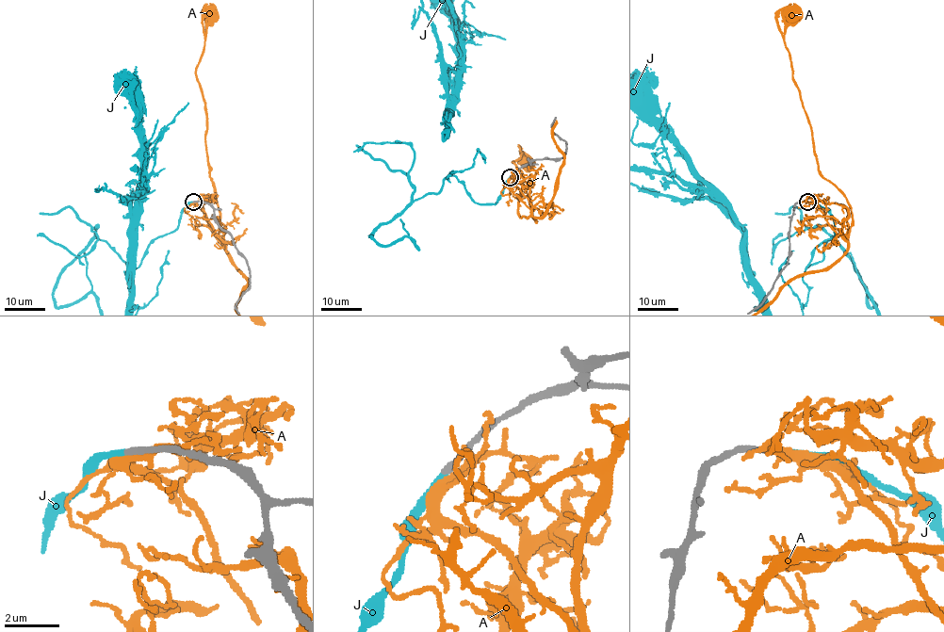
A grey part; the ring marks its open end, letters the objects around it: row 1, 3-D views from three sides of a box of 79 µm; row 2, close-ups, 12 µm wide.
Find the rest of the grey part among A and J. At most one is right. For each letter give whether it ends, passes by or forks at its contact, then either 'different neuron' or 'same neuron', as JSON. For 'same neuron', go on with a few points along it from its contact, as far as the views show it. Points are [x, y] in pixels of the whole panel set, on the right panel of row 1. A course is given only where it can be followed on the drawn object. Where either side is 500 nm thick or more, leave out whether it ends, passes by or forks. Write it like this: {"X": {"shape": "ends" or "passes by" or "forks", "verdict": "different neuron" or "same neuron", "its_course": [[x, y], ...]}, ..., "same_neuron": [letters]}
{"A": {"shape": "forks", "verdict": "different neuron"}, "J": {"shape": "ends", "verdict": "same neuron"}, "same_neuron": ["J"]}

